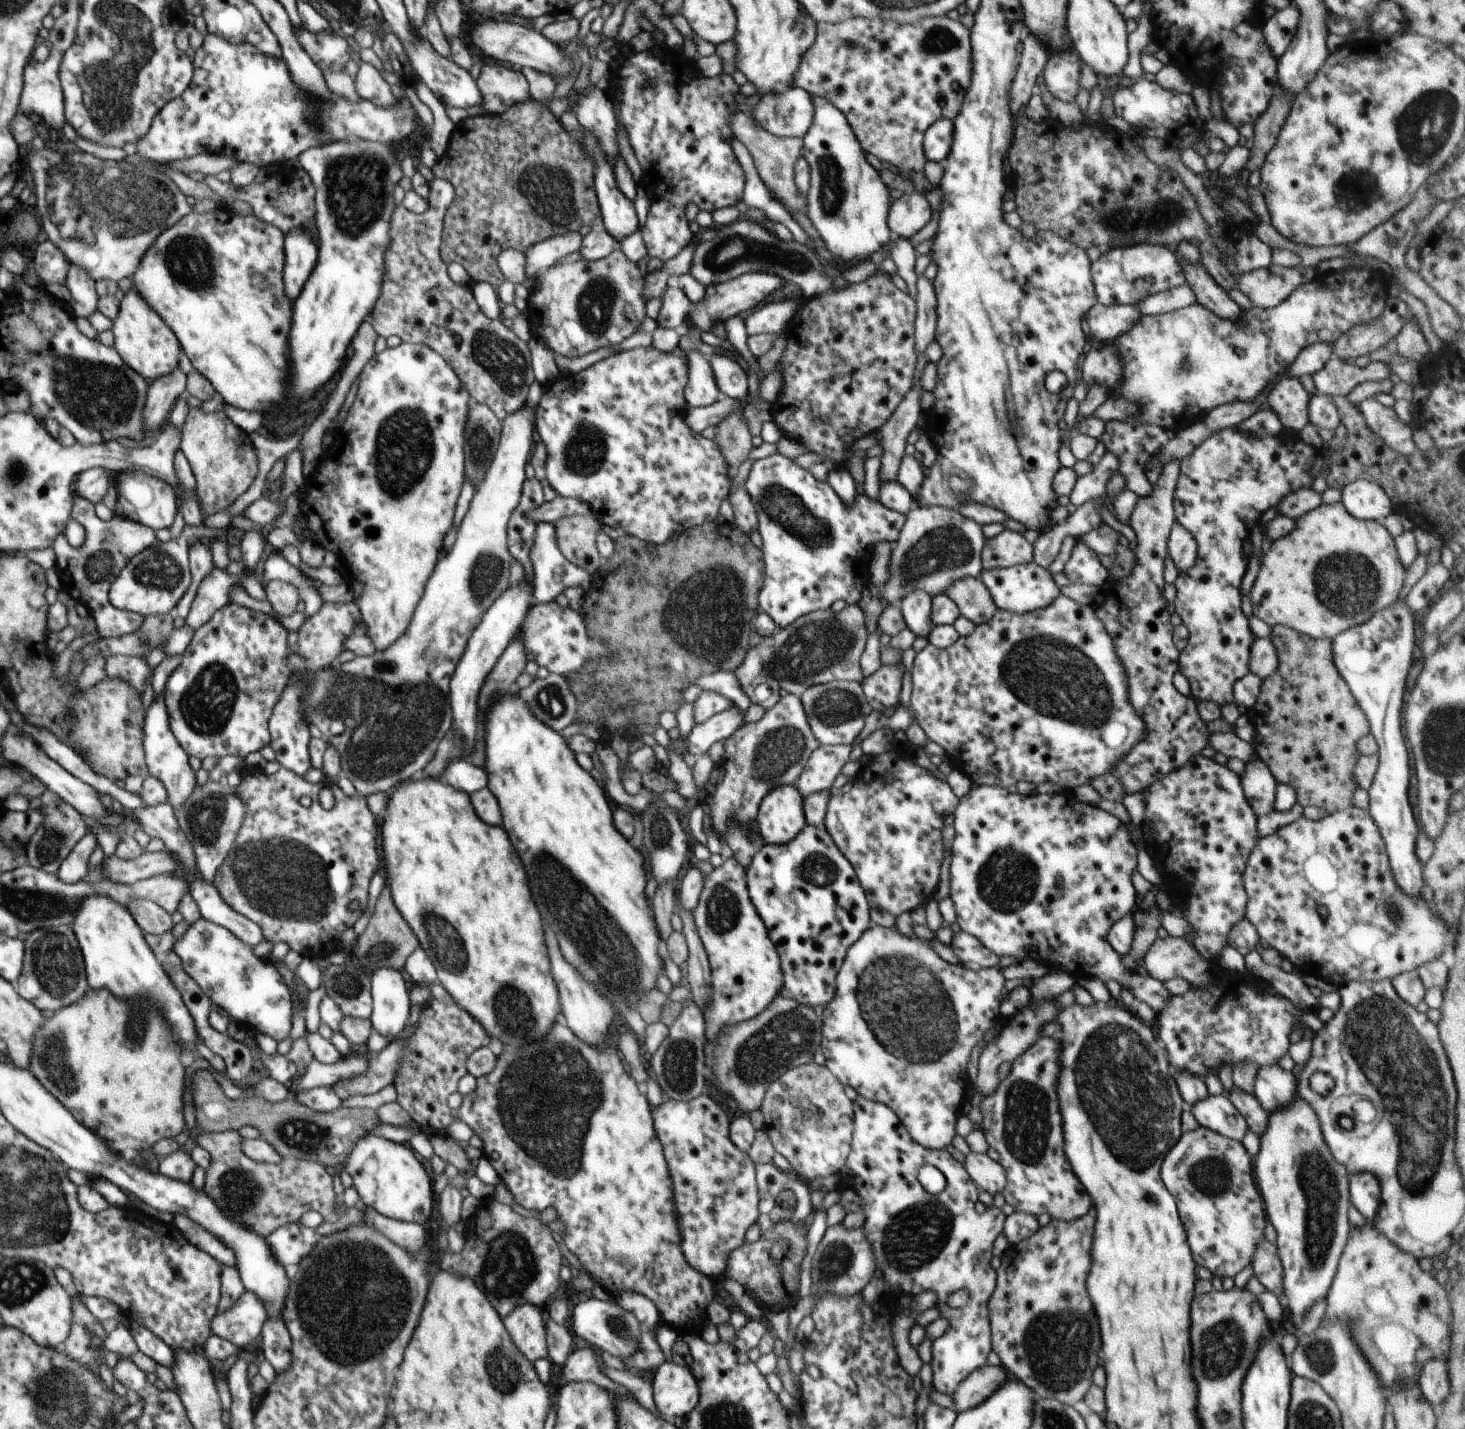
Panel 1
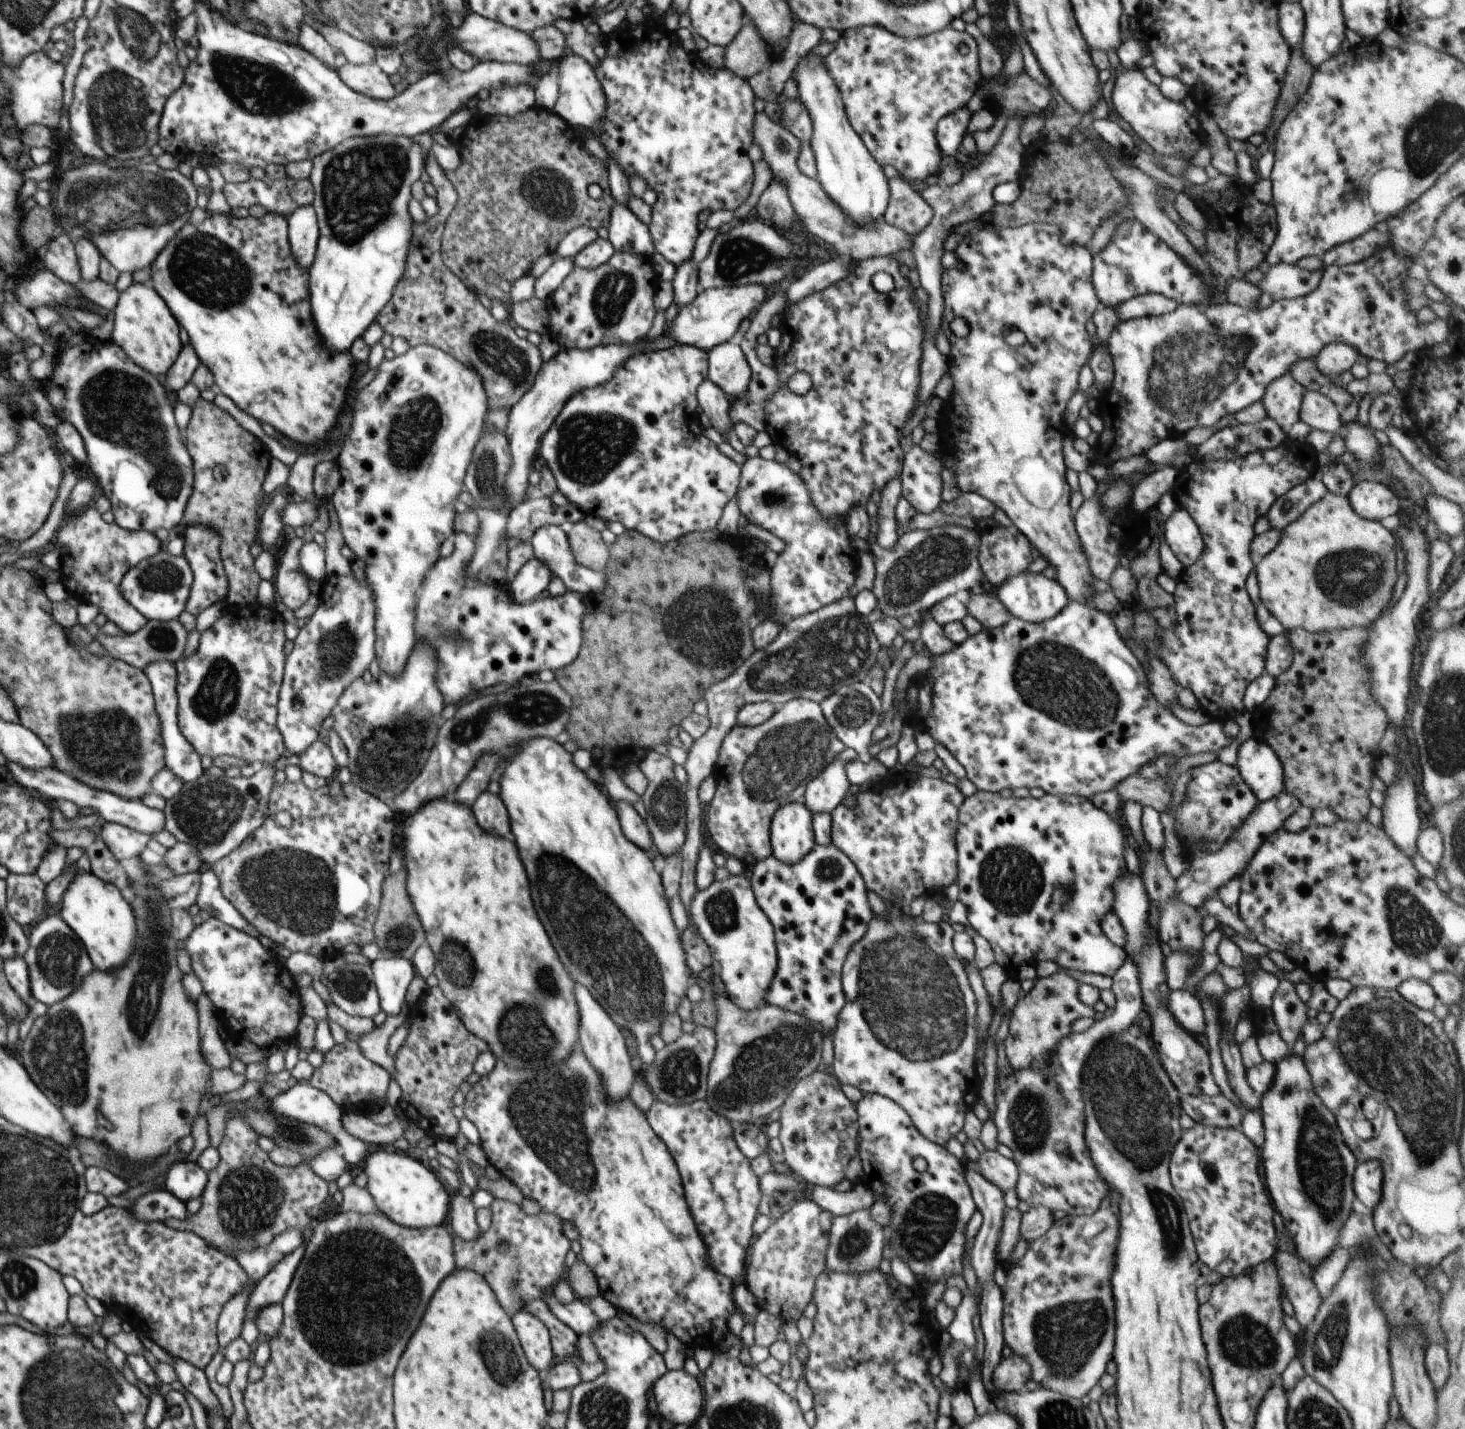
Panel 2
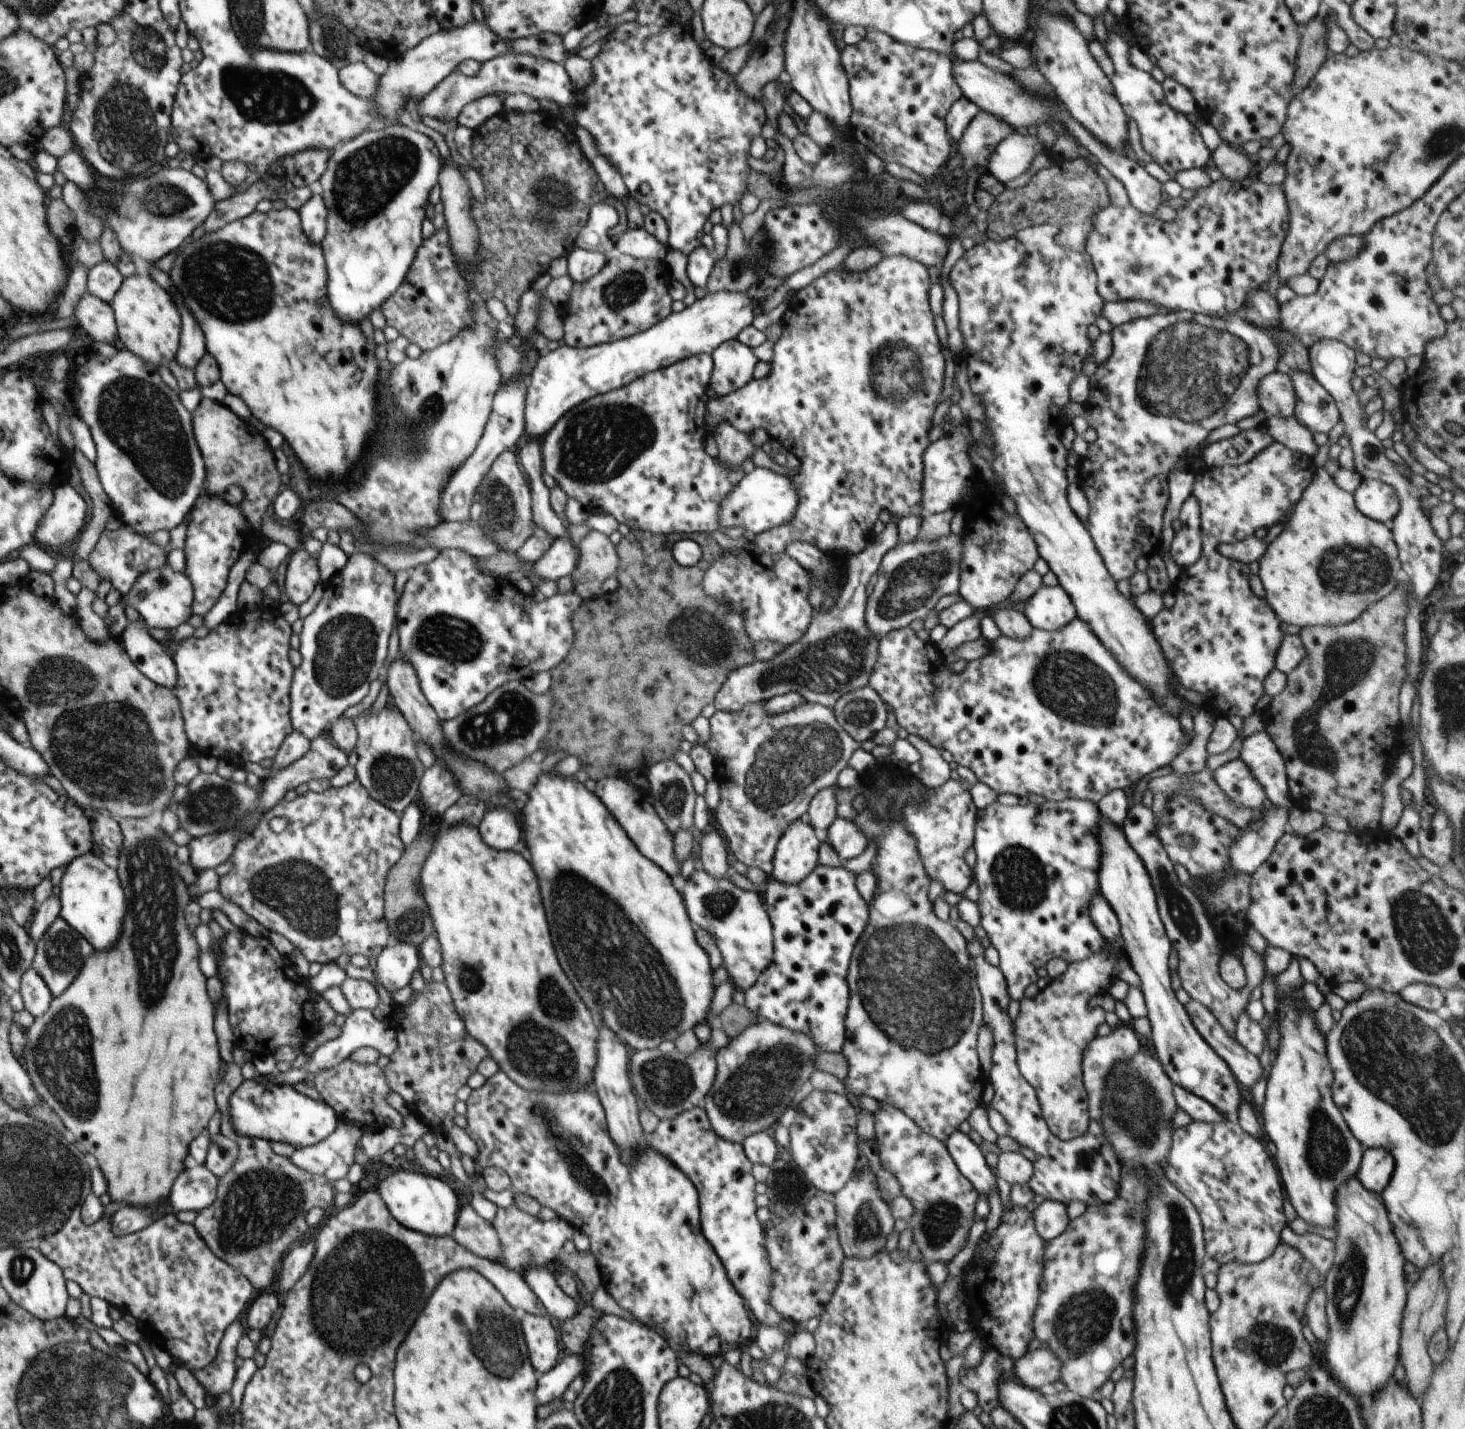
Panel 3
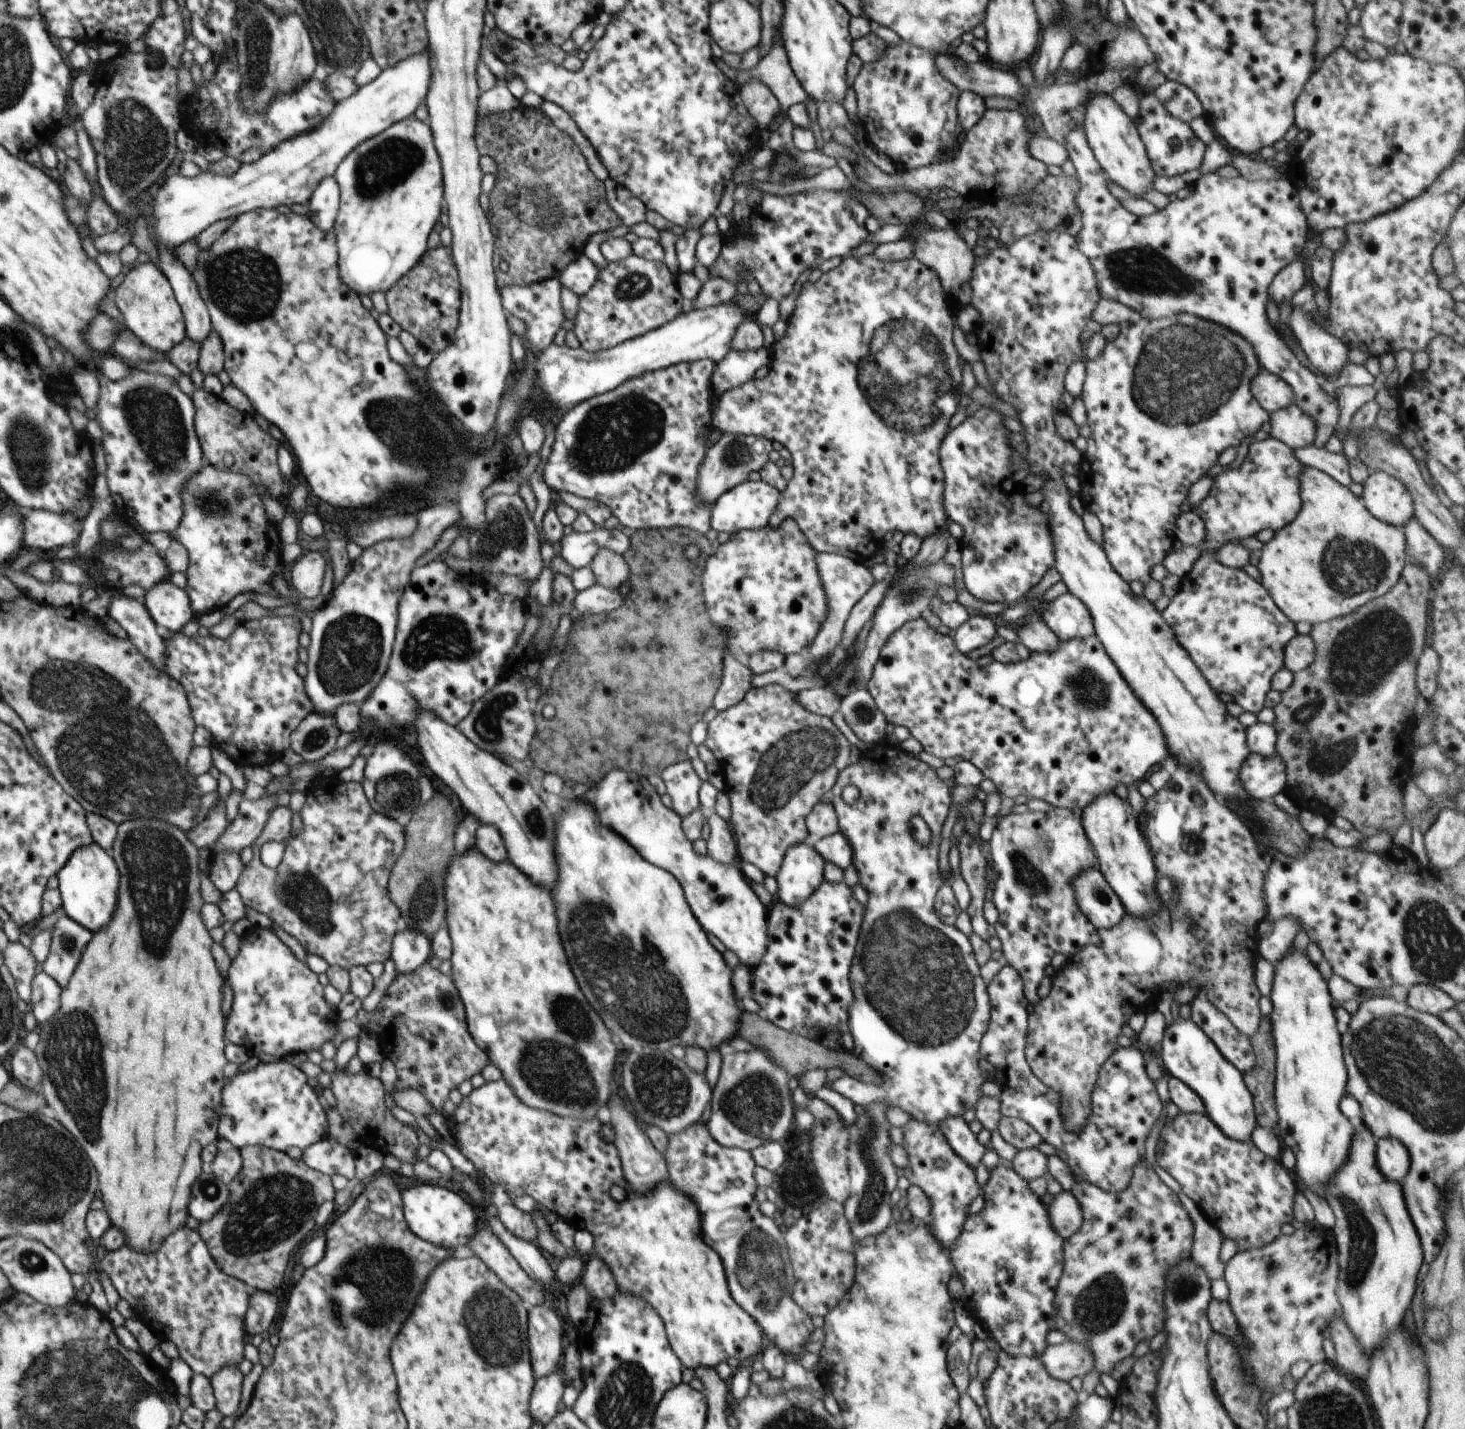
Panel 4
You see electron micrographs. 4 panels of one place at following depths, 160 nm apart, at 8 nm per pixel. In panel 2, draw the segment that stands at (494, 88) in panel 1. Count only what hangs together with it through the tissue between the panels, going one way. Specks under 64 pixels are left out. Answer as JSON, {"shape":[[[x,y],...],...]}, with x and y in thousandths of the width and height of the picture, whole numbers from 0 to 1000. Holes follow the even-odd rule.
{"shape":[[[362,59],[342,61],[341,62],[334,64],[334,68],[331,71],[326,69],[323,74],[326,78],[334,80],[345,80],[346,82],[350,82],[352,80],[357,79],[366,74],[365,62]]]}

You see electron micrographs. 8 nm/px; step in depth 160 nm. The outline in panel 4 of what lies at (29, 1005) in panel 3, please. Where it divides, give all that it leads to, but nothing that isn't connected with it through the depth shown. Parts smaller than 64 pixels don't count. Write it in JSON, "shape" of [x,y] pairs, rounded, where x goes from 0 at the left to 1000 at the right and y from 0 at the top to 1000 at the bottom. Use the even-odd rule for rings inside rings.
{"shape":[[[28,679],[25,681],[21,689],[20,706],[23,707],[25,714],[29,717],[42,706],[42,694],[43,691],[35,683],[33,683]]]}

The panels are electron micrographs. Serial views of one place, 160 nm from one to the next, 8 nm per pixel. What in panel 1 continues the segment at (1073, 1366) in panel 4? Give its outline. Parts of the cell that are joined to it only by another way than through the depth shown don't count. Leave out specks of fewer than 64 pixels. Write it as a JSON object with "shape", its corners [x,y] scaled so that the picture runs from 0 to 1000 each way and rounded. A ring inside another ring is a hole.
{"shape":[[[672,955],[663,960],[659,964],[650,977],[652,980],[653,988],[668,985],[674,978],[676,978],[688,965],[687,957],[683,955]]]}

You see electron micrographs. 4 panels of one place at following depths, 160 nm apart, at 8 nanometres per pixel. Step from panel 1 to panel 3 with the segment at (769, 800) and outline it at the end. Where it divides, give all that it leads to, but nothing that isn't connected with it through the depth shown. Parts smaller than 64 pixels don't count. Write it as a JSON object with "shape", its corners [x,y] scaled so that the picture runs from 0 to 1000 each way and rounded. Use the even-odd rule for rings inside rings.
{"shape":[[[550,574],[542,575],[532,586],[528,600],[528,610],[525,614],[537,620],[545,619],[559,605],[559,592],[561,584]]]}

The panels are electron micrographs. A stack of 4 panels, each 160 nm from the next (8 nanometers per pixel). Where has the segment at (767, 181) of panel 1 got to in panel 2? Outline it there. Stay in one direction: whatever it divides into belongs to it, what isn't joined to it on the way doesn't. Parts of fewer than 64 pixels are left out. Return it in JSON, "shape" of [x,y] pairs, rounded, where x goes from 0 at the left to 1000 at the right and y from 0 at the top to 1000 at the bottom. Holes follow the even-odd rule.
{"shape":[[[522,78],[515,80],[514,99],[520,104],[521,111],[526,115],[528,125],[531,125],[537,132],[541,146],[547,154],[547,157],[552,160],[552,162],[568,171],[575,179],[587,183],[595,180],[604,180],[614,175],[621,175],[623,173],[624,164],[608,157],[603,151],[596,156],[588,157],[577,149],[569,139],[567,139],[558,125],[551,124],[546,120],[544,111],[547,101],[547,98],[538,90],[526,84]]]}

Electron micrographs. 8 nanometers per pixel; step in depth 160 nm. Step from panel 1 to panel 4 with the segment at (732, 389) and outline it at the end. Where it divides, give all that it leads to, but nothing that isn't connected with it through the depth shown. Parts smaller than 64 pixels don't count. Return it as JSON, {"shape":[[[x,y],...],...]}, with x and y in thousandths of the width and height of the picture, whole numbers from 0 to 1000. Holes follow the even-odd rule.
{"shape":[[[522,243],[515,246],[502,246],[499,244],[487,260],[487,276],[491,278],[496,273],[515,265],[516,259],[525,253],[525,246]]]}

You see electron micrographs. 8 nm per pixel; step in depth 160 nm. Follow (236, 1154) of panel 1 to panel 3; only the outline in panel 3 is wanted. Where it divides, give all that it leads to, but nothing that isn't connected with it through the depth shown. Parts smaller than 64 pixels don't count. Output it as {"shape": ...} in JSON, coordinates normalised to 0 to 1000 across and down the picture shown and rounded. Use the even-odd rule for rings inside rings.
{"shape":[[[150,700],[147,721],[150,721],[150,732],[153,732],[155,748],[147,759],[147,766],[152,780],[151,791],[162,800],[163,807],[158,817],[149,825],[149,840],[142,846],[134,848],[132,857],[146,877],[169,893],[173,901],[183,901],[188,897],[192,879],[199,868],[209,864],[210,847],[215,844],[223,847],[227,844],[229,833],[222,823],[207,819],[197,810],[187,807],[182,798],[166,796],[160,791],[156,783],[156,768],[167,756],[165,747],[158,740],[160,725],[156,712],[154,700]]]}

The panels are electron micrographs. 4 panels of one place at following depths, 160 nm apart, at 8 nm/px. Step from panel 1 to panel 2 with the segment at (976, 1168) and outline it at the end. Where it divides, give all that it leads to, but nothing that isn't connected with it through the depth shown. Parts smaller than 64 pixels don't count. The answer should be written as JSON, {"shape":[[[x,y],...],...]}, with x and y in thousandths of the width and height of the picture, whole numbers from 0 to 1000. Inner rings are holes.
{"shape":[[[674,805],[666,812],[666,817],[685,834],[694,831],[696,819],[692,811],[687,810],[681,805]]]}

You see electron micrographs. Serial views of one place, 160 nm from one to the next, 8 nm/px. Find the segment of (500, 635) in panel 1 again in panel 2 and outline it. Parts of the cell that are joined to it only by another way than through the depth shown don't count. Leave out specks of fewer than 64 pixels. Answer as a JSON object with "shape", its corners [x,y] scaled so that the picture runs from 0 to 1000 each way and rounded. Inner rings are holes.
{"shape":[[[363,390],[347,409],[348,417],[354,422],[365,420],[377,404],[377,399],[371,393]]]}

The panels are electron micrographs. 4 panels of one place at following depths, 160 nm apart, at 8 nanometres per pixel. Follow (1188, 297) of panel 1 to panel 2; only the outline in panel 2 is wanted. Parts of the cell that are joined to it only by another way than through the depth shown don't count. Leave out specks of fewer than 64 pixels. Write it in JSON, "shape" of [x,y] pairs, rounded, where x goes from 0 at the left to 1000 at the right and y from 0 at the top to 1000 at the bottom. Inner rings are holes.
{"shape":[[[785,205],[773,208],[763,214],[765,225],[794,220],[800,218],[805,213],[797,207]]]}

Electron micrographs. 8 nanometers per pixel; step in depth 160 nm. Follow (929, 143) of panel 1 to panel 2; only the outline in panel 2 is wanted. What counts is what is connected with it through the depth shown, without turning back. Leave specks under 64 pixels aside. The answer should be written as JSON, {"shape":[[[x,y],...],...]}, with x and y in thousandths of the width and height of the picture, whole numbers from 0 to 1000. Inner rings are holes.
{"shape":[[[657,75],[640,85],[639,98],[643,109],[651,109],[654,106],[663,82],[662,77]]]}

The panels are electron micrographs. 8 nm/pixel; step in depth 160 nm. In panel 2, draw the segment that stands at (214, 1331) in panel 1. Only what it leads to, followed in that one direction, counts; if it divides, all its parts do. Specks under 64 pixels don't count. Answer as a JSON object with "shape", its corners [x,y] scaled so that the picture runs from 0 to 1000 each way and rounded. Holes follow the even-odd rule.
{"shape":[[[206,871],[202,875],[198,875],[198,878],[194,879],[190,885],[188,885],[187,887],[182,890],[180,894],[175,897],[175,901],[172,903],[172,906],[168,913],[167,924],[164,935],[170,941],[175,938],[179,938],[179,934],[174,926],[175,918],[186,912],[193,910],[197,901],[199,899],[202,887],[206,883],[208,872],[209,871]]]}

